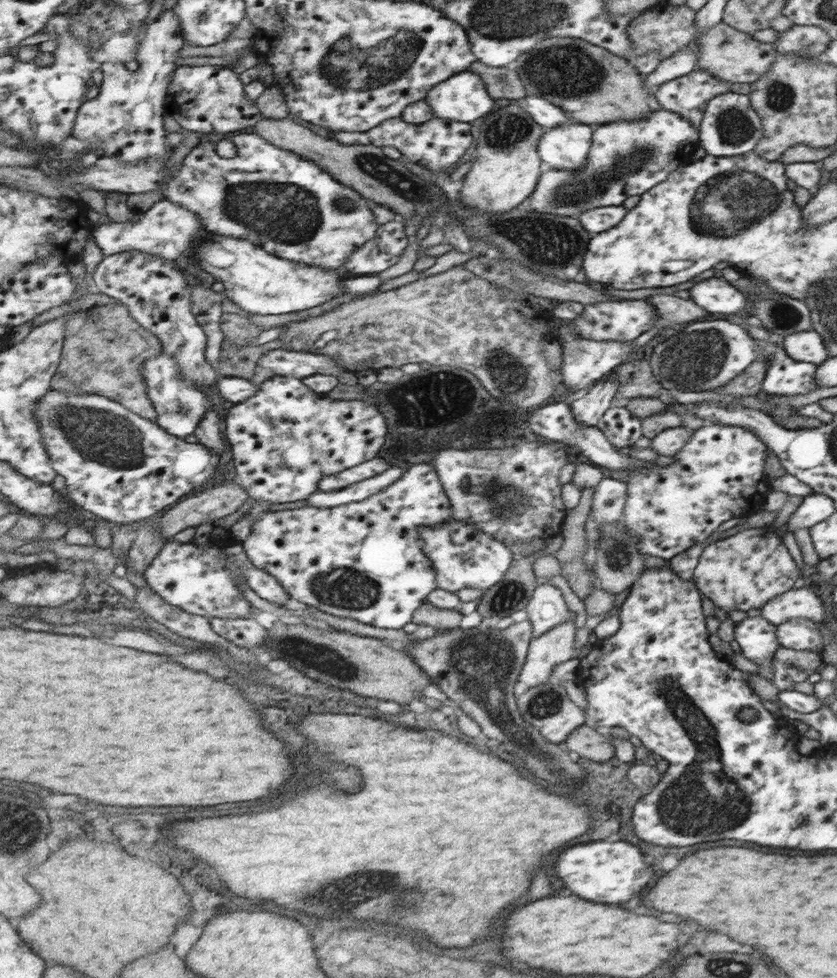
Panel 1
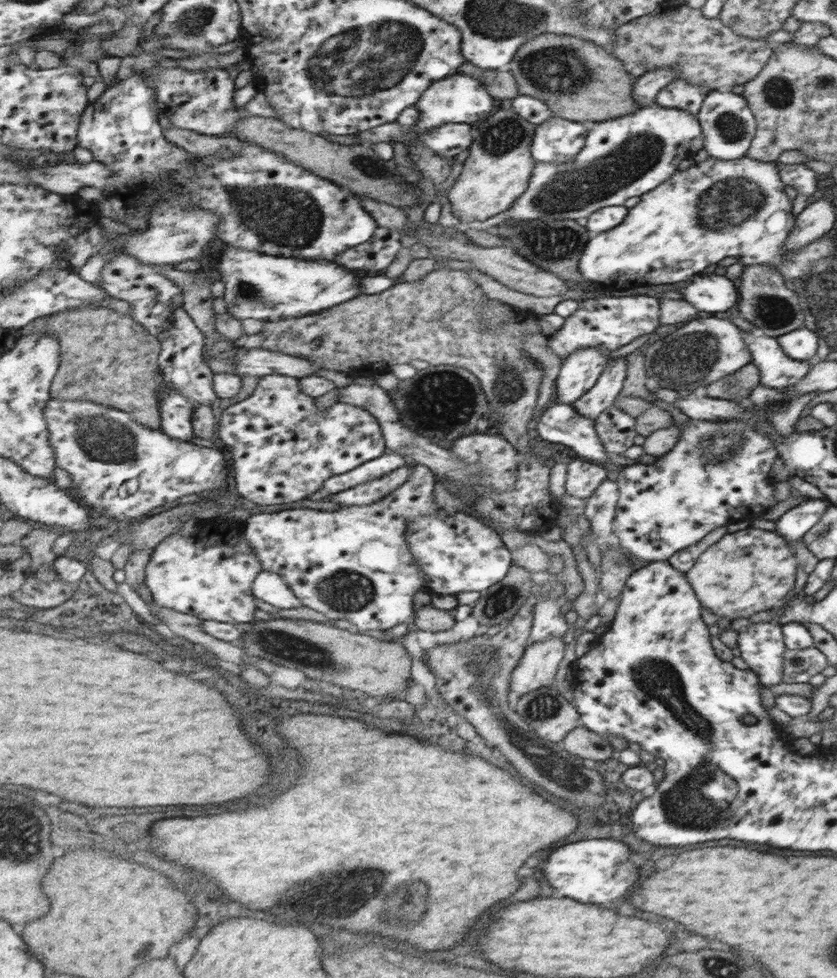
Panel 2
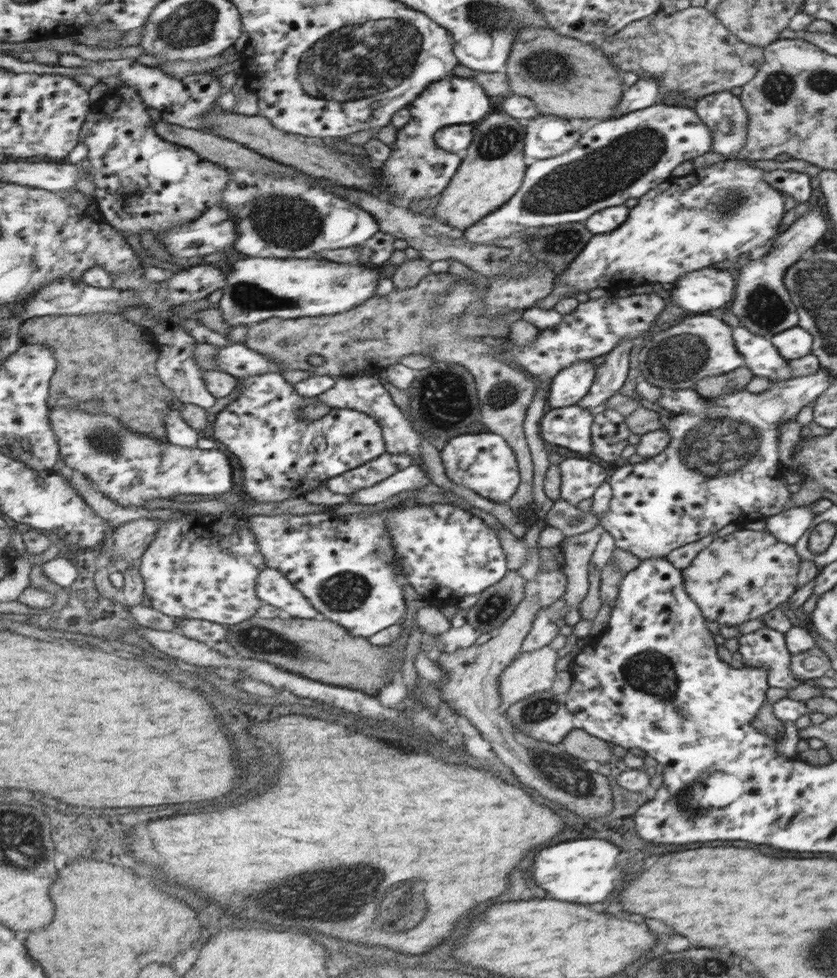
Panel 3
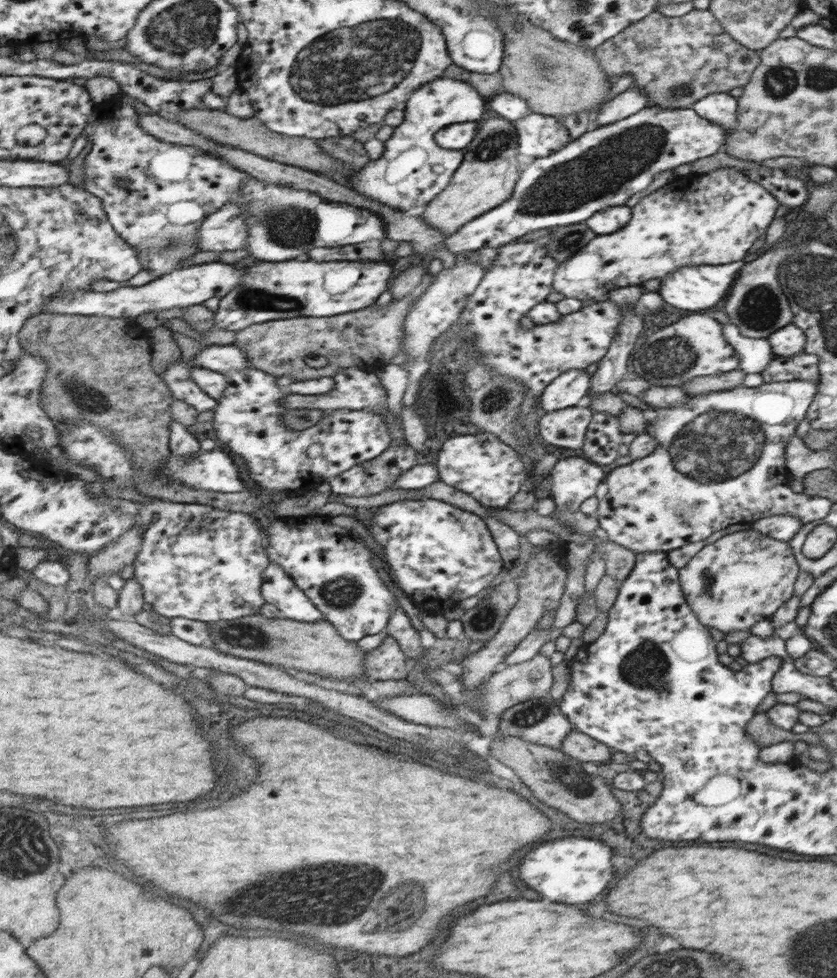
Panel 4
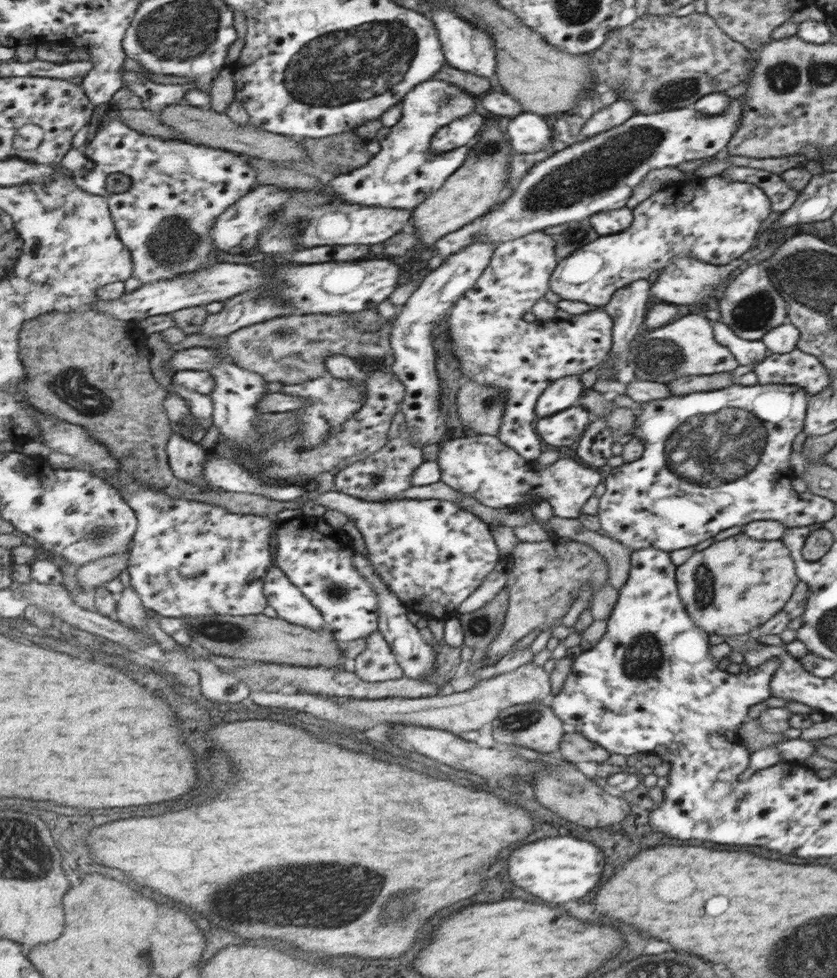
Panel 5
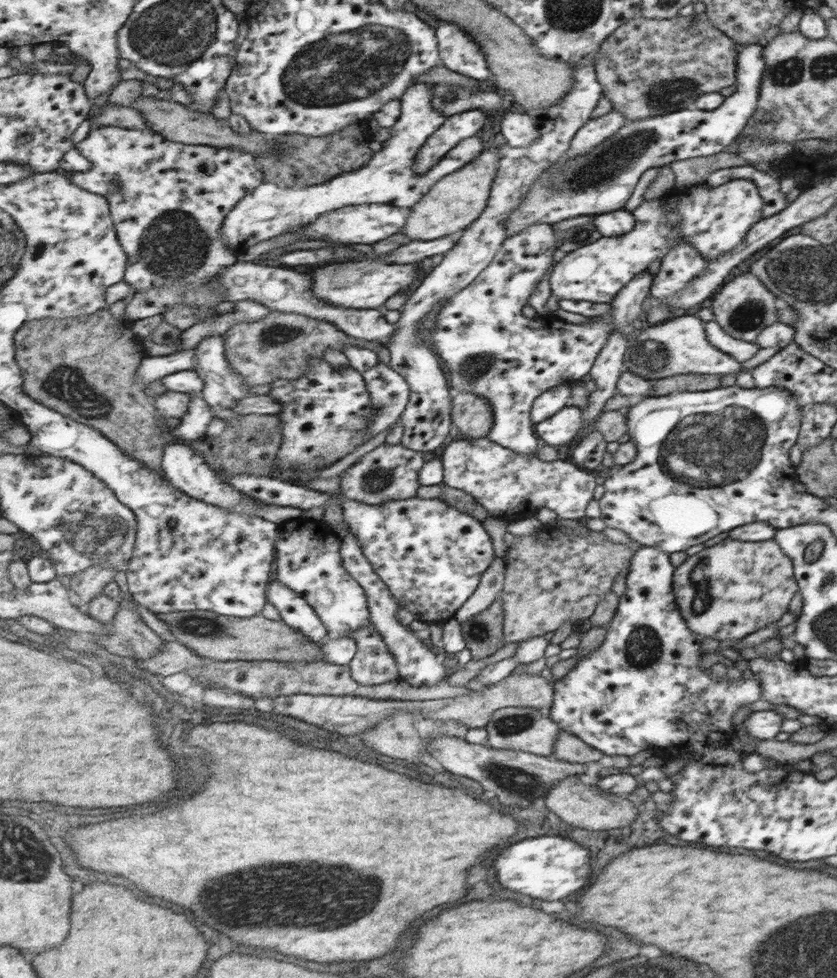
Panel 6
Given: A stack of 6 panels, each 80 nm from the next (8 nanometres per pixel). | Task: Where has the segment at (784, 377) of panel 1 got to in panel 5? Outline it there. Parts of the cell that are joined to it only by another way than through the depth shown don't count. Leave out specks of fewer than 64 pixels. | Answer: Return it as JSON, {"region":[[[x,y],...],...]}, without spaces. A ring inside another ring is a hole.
{"region":[[[719,320],[713,324],[713,336],[719,344],[729,349],[741,366],[753,364],[753,362],[757,362],[754,365],[757,366],[769,354],[767,346],[761,342],[761,339],[742,339]]]}

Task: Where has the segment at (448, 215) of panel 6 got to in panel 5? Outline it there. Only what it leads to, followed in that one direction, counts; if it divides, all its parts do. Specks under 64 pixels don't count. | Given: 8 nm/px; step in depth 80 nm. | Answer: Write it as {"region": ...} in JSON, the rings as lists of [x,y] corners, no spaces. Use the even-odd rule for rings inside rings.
{"region":[[[504,122],[499,126],[485,126],[485,131],[479,140],[473,143],[474,148],[469,153],[464,166],[461,166],[453,176],[449,176],[445,186],[439,192],[429,196],[425,203],[414,209],[410,222],[419,234],[419,241],[427,244],[433,252],[435,252],[435,244],[444,236],[461,231],[461,228],[487,216],[501,205],[505,186],[511,176],[510,156],[513,152],[505,126]]]}

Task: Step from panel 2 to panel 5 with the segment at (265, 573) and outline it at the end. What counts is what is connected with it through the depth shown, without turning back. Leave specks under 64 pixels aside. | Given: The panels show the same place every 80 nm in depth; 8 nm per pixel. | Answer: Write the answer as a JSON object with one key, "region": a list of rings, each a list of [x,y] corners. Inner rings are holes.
{"region":[[[276,565],[269,571],[264,584],[268,604],[274,608],[279,618],[305,626],[311,630],[326,627],[321,611],[313,606],[300,588]]]}

